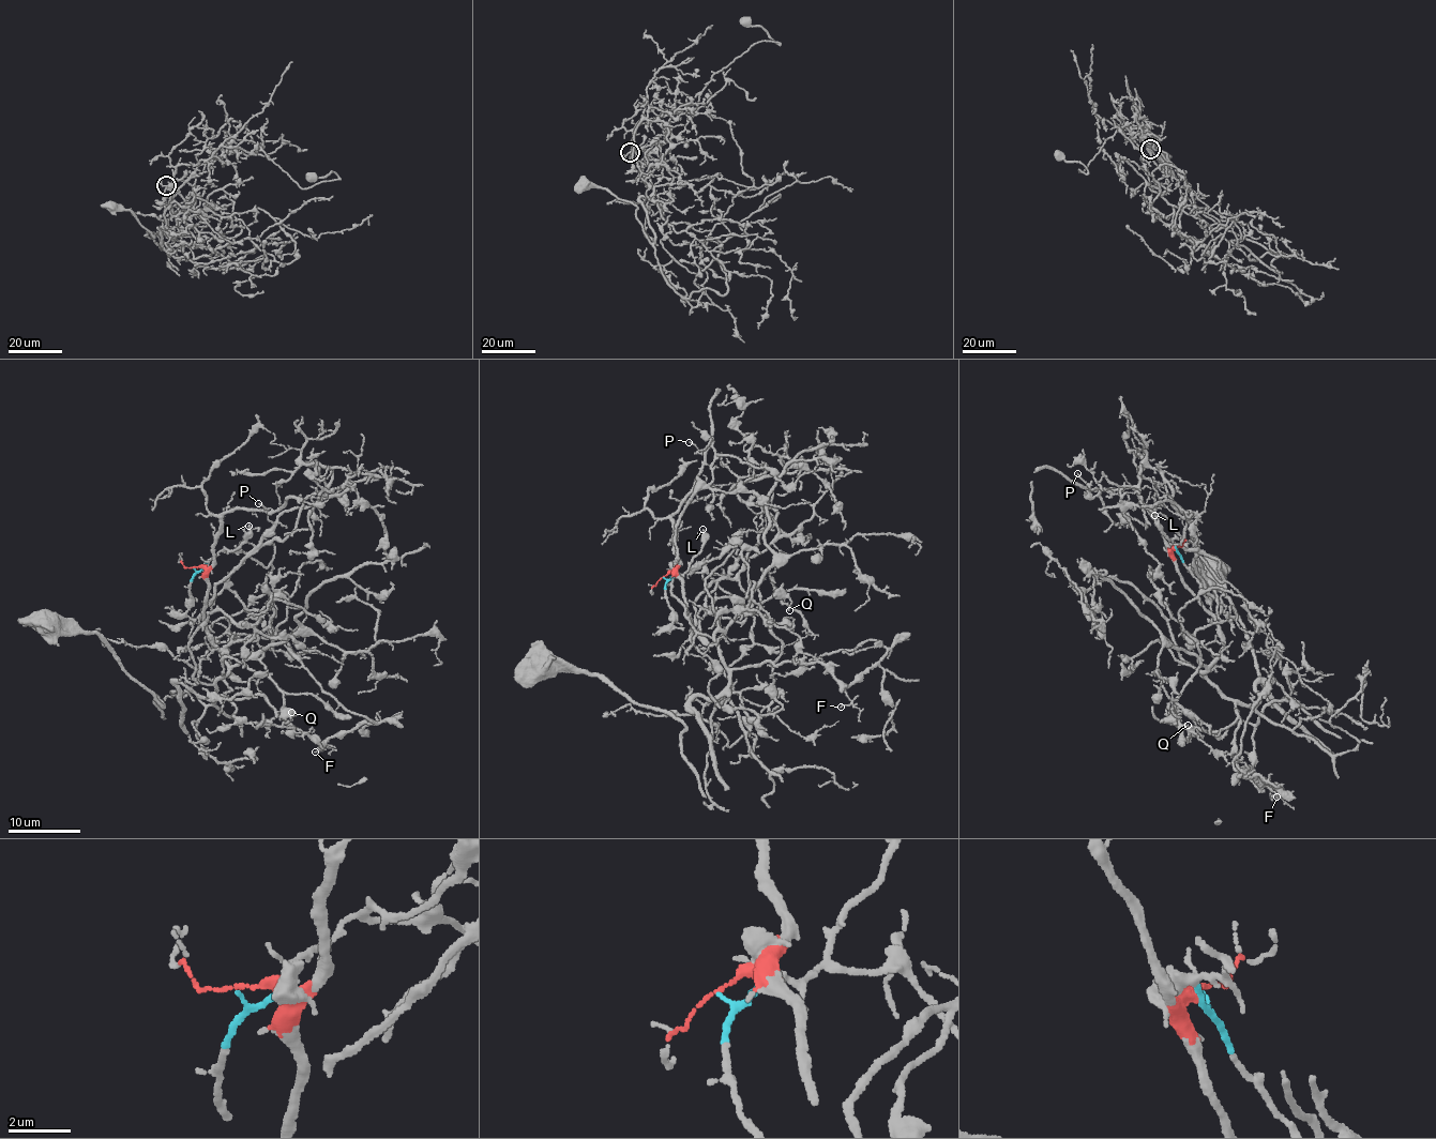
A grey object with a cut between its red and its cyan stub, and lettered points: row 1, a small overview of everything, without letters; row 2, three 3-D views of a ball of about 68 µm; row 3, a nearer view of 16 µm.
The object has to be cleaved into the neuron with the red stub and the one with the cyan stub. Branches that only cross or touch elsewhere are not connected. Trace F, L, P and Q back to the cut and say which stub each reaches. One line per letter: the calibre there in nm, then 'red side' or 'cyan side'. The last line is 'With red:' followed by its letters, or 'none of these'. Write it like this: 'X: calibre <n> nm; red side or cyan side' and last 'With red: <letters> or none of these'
F: calibre 80 nm; red side
L: calibre 190 nm; cyan side
P: calibre 110 nm; red side
Q: calibre 70 nm; red side
With red: F, P, Q

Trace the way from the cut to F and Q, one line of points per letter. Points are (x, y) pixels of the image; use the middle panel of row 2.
F: (663, 576), (681, 581), (703, 639), (724, 634), (714, 638), (729, 668), (820, 663), (851, 701), (841, 708)
Q: (663, 576), (673, 572), (681, 581), (690, 626), (709, 643), (774, 589), (789, 600), (788, 610)

